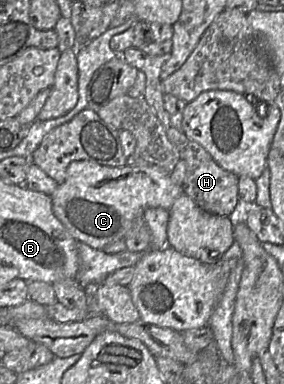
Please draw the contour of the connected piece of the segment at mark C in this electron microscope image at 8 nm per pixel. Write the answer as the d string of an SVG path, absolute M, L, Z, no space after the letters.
M80 160L69 165L65 181L51 197L55 216L76 241L104 250L108 244L125 239L140 214L156 207L170 211L182 193L182 186L175 184L169 173L158 166L109 167Z

